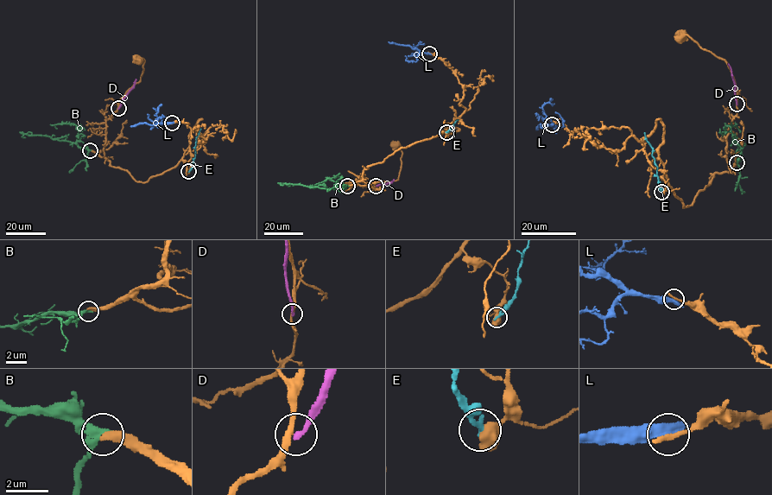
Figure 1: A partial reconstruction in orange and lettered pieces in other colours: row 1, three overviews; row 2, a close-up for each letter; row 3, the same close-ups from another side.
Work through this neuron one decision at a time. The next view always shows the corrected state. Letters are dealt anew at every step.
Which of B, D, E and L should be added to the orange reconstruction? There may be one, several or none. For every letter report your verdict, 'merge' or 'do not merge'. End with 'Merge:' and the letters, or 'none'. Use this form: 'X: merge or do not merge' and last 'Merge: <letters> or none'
B: merge
D: do not merge
E: do not merge
L: do not merge
Merge: B

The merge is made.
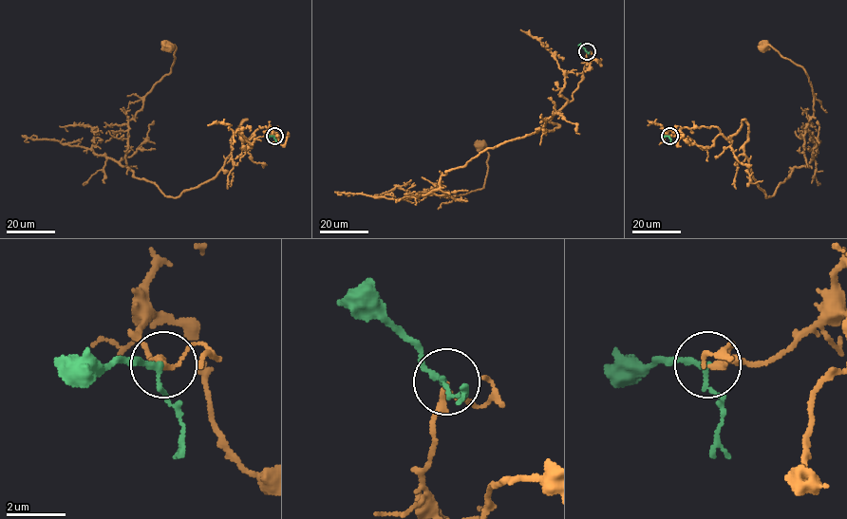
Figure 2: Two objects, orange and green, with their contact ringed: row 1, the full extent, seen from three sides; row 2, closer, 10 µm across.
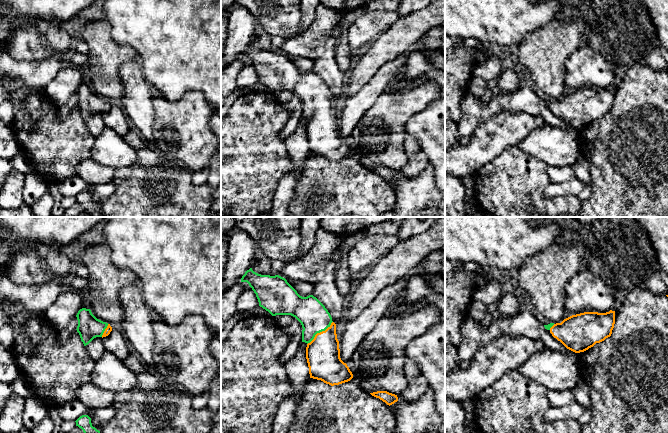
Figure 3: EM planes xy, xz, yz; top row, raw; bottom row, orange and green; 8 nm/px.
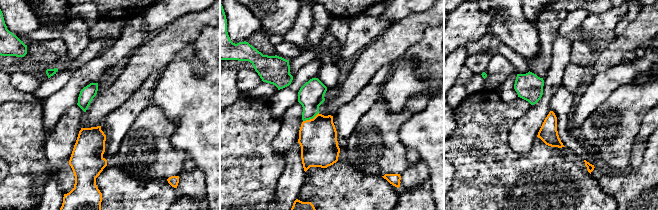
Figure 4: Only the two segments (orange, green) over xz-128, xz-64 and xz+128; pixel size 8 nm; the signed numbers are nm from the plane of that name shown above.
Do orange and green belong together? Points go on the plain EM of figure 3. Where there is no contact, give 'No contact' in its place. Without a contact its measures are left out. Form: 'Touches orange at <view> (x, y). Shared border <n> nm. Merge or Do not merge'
Touches orange at xz (320, 108). Shared border 280 nm. Merge

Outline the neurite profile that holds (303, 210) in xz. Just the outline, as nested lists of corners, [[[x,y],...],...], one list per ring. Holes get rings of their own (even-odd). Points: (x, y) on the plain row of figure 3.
[[[310,154],[303,164],[288,217],[380,217],[393,211],[396,194],[389,181],[351,157],[331,162]]]

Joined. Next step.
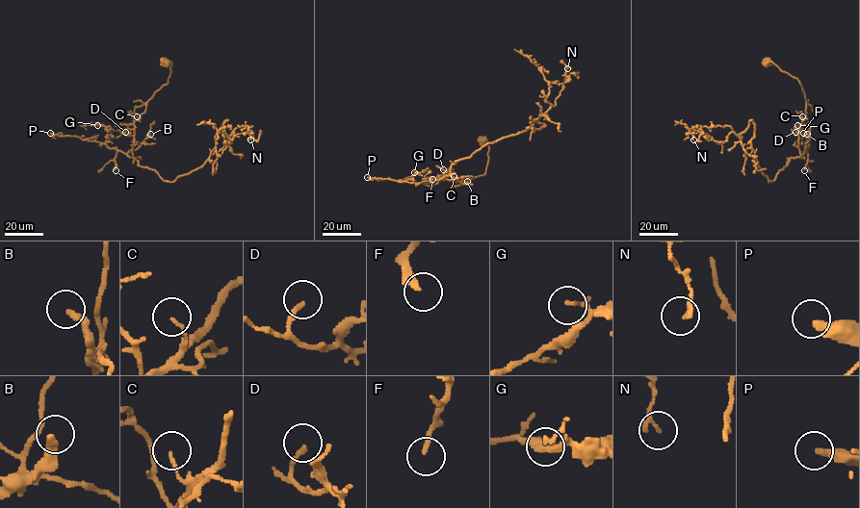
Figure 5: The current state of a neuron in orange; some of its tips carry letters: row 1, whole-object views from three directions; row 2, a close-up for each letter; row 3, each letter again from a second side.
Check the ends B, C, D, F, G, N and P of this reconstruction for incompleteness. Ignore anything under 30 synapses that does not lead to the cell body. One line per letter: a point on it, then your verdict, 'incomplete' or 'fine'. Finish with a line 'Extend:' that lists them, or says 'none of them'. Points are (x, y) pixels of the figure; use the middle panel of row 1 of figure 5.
B: (467, 181) | incomplete
C: (454, 176) | fine
D: (443, 169) | fine
F: (432, 179) | incomplete
G: (414, 172) | fine
N: (567, 68) | fine
P: (367, 177) | incomplete
Extend: B, F, P

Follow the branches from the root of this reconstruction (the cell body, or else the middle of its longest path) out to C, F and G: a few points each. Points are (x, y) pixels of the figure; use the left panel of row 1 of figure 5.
C: (165, 62), (171, 63), (168, 82), (147, 101), (145, 111), (137, 116)
F: (165, 62), (171, 63), (168, 82), (134, 121), (132, 157), (118, 151), (116, 170)
G: (165, 62), (171, 63), (168, 82), (134, 121), (132, 157), (110, 148), (105, 142), (109, 130), (97, 125)

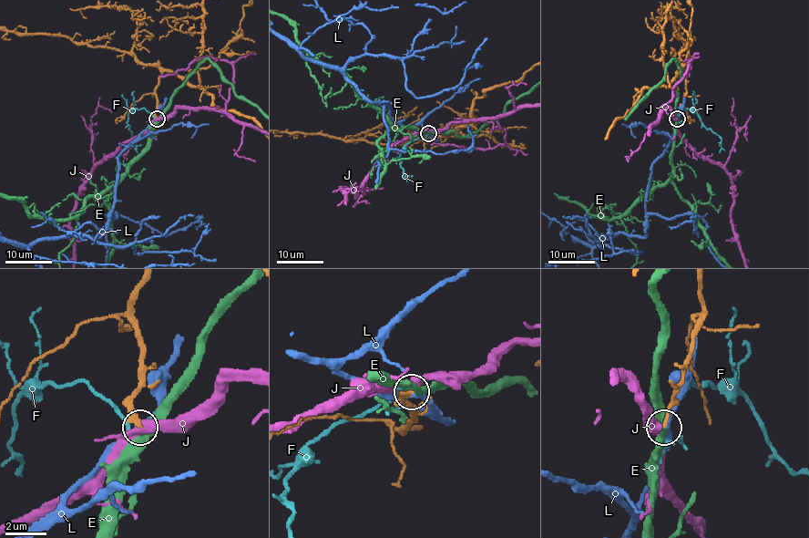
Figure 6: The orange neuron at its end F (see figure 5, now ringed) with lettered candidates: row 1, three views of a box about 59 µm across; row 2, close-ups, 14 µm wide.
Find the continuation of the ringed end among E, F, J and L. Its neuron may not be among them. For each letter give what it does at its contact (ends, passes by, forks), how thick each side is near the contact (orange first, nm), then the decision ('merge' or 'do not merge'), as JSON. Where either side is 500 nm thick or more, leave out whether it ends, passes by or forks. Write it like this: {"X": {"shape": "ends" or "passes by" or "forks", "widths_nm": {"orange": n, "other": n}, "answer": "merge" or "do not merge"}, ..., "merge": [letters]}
{"E": {"shape": "passes by", "widths_nm": {"orange": 240, "other": 400}, "answer": "do not merge"}, "F": {"shape": "forks", "widths_nm": {"orange": 300, "other": 140}, "answer": "do not merge"}, "J": {"shape": "forks", "widths_nm": {"orange": 240, "other": 360}, "answer": "do not merge"}, "L": {"shape": "passes by", "widths_nm": {"orange": 240, "other": 240}, "answer": "do not merge"}, "merge": []}

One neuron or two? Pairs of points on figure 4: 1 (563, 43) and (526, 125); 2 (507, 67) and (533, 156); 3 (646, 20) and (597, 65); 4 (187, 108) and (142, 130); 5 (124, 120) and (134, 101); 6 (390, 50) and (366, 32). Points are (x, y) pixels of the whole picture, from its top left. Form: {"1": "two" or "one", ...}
{"1": "one", "2": "two", "3": "one", "4": "two", "5": "one", "6": "two"}

